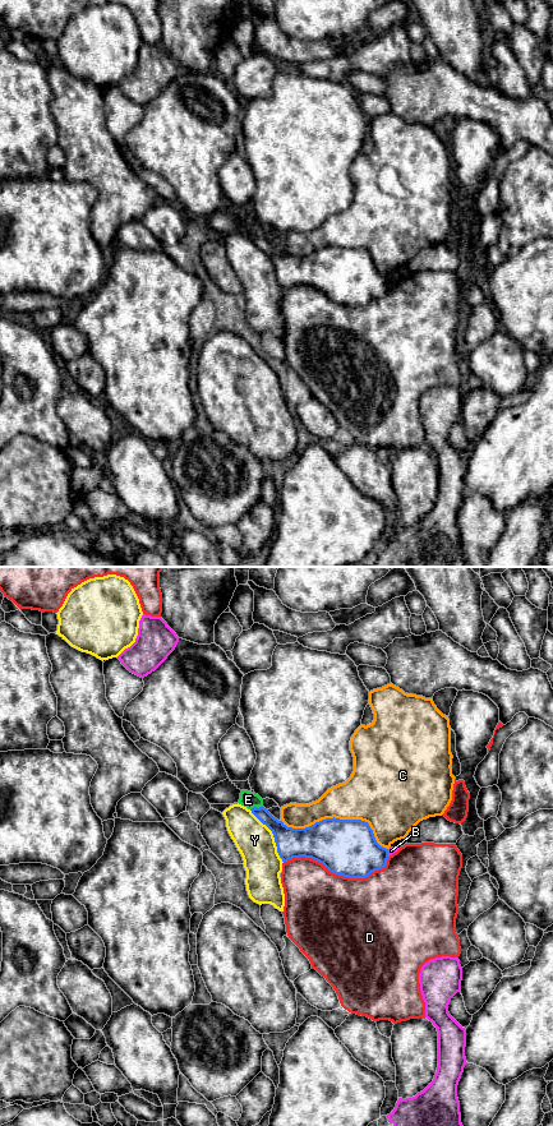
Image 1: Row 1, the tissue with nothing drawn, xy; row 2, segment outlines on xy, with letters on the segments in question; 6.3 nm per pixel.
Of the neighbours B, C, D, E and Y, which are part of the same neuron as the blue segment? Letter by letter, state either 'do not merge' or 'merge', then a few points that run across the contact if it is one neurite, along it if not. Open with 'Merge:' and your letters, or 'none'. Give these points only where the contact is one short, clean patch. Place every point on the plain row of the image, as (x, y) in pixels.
Merge: none
B: do not merge
C: do not merge
D: do not merge
E: do not merge; line xy (262, 234), (250, 238)
Y: do not merge

